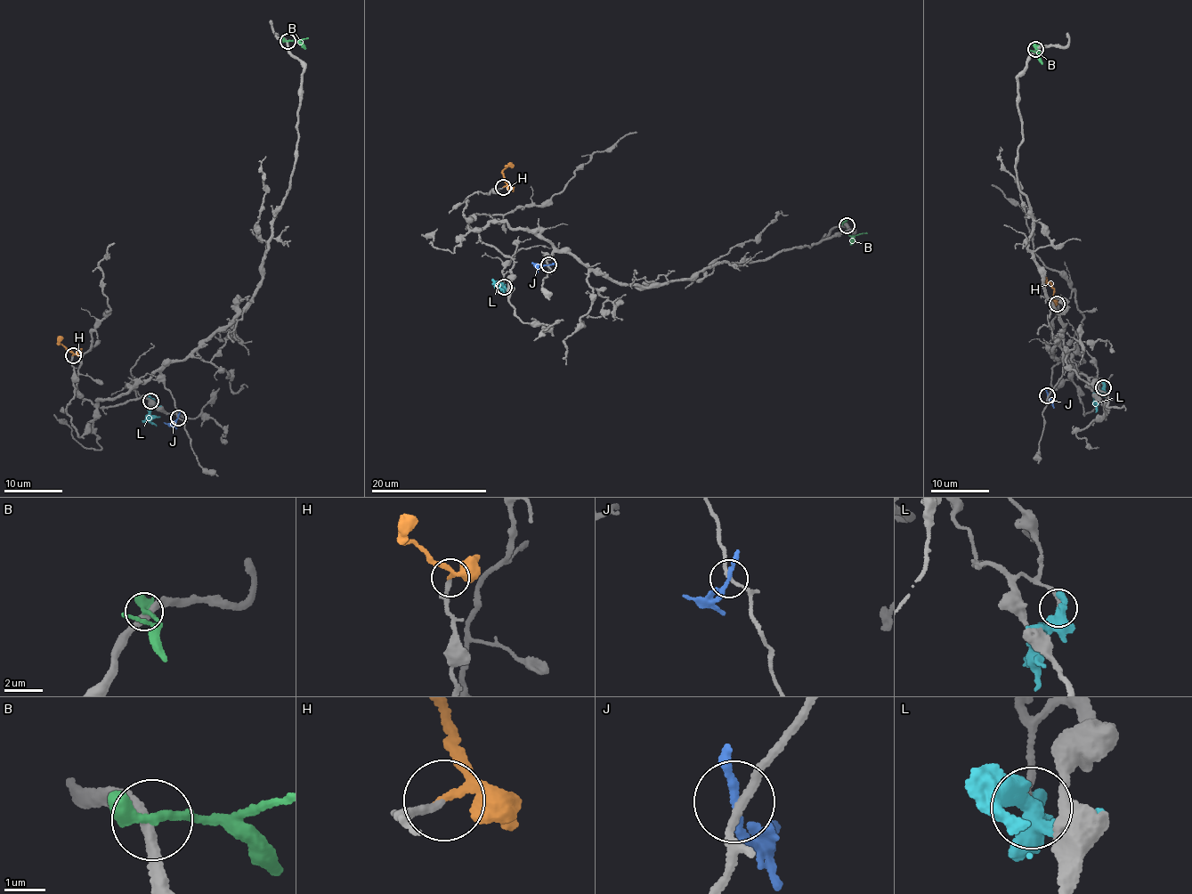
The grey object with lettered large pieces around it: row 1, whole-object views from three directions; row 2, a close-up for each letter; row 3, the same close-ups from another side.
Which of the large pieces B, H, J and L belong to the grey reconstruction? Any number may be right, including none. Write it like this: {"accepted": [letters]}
{"accepted": ["H"]}

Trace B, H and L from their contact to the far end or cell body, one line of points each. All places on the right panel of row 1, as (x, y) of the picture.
B: (1035, 48), (1040, 52), (1036, 54), (1028, 49)
H: (1057, 304), (1054, 301), (1052, 285), (1043, 278)
L: (1102, 386), (1096, 412)

